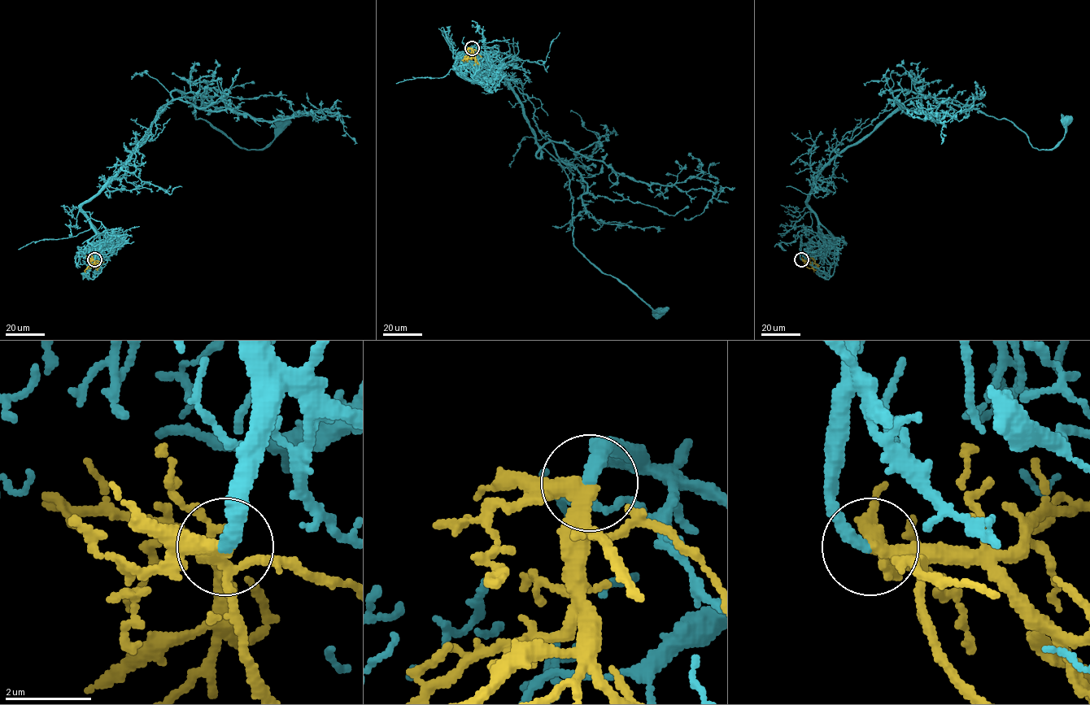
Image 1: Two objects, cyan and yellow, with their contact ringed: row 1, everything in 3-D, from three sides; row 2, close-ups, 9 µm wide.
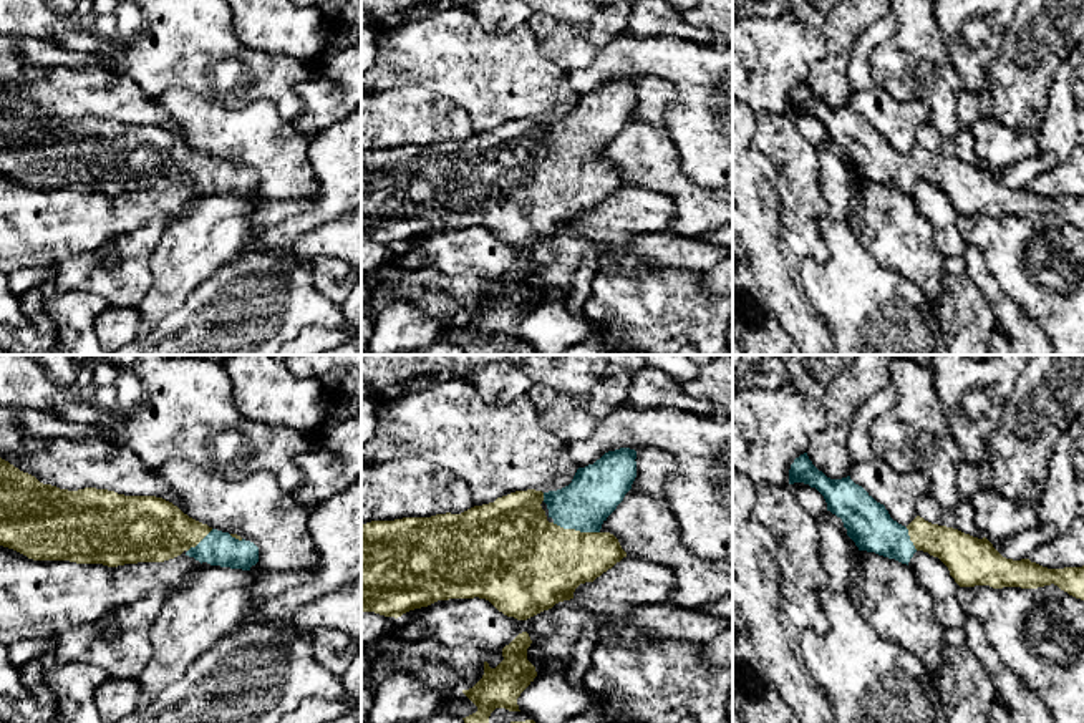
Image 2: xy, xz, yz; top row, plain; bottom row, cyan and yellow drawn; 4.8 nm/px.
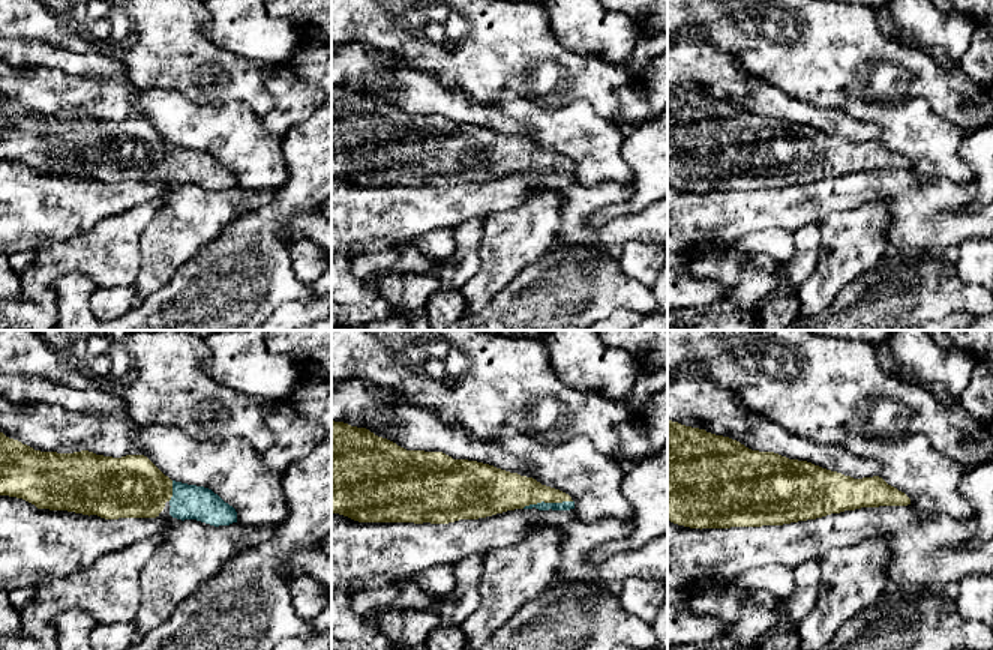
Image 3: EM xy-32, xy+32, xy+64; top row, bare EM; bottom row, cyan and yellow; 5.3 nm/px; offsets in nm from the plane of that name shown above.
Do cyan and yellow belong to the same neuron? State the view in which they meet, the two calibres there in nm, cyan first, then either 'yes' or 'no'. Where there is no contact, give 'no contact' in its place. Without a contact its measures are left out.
xz | 260/420 nm | yes

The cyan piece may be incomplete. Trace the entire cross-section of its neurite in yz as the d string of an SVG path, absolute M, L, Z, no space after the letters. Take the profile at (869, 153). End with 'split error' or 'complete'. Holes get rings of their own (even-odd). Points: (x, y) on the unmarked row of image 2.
M807 81L791 93L789 113L794 111L809 113L824 124L827 139L842 148L847 164L859 179L875 181L907 194L917 179L923 179L938 186L960 216L1038 217L1054 212L1084 229L1084 194L1048 197L1029 187L1006 187L986 166L978 167L953 156L932 153L920 144L905 156L850 104L827 106L812 93Z; split error

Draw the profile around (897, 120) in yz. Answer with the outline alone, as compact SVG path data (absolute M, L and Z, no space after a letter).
M880 86L854 93L850 108L883 133L890 146L905 156L917 146L917 129L930 121L927 103L913 98L895 99Z

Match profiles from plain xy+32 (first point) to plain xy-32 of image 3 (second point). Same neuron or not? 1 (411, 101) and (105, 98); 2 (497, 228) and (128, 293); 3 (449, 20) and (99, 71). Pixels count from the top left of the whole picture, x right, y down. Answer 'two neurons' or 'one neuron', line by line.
1: one neuron
2: two neurons
3: two neurons

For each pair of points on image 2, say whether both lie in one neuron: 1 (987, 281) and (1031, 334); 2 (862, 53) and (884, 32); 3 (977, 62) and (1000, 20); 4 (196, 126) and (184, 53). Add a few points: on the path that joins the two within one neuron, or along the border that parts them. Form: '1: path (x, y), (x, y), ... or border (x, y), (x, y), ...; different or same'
1: path (993, 294), (1018, 320); same
2: path (866, 47), (877, 35); same
3: path (988, 53), (996, 45), (998, 32); same
4: border (151, 100), (173, 90), (193, 90), (226, 105); different

